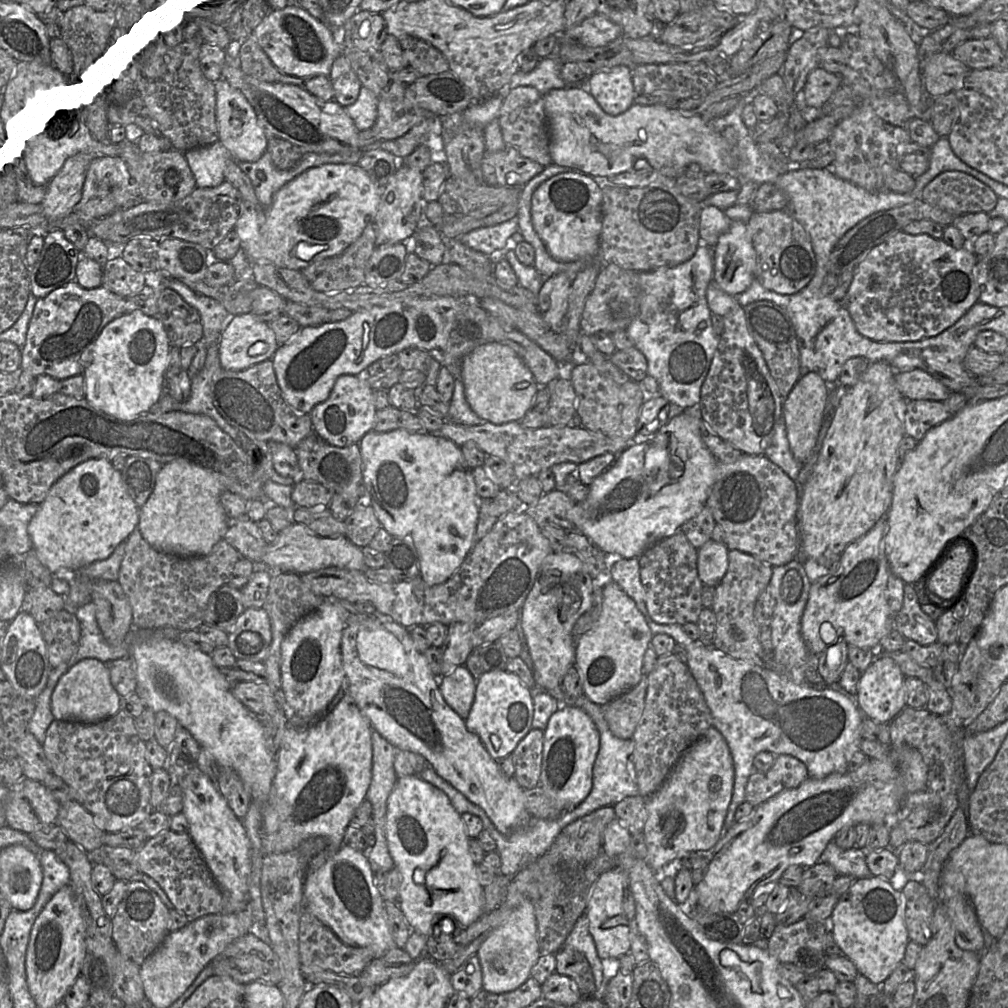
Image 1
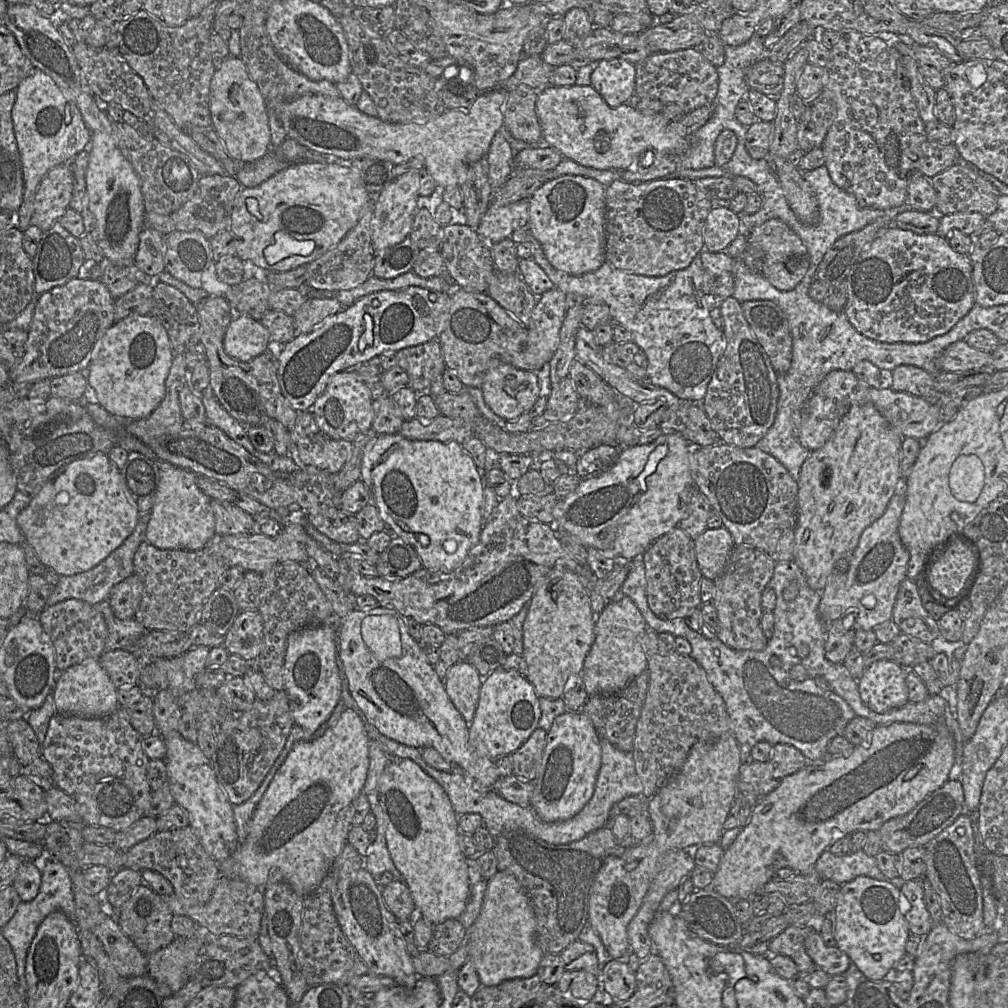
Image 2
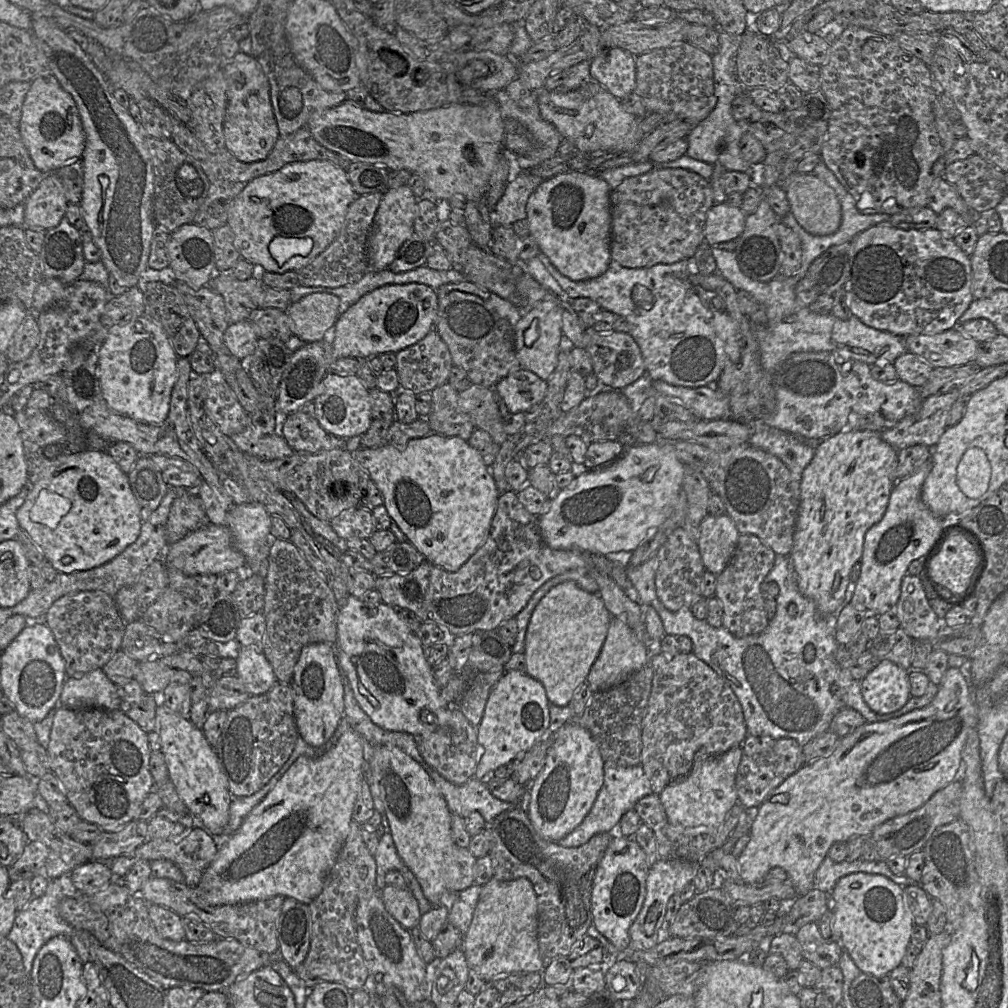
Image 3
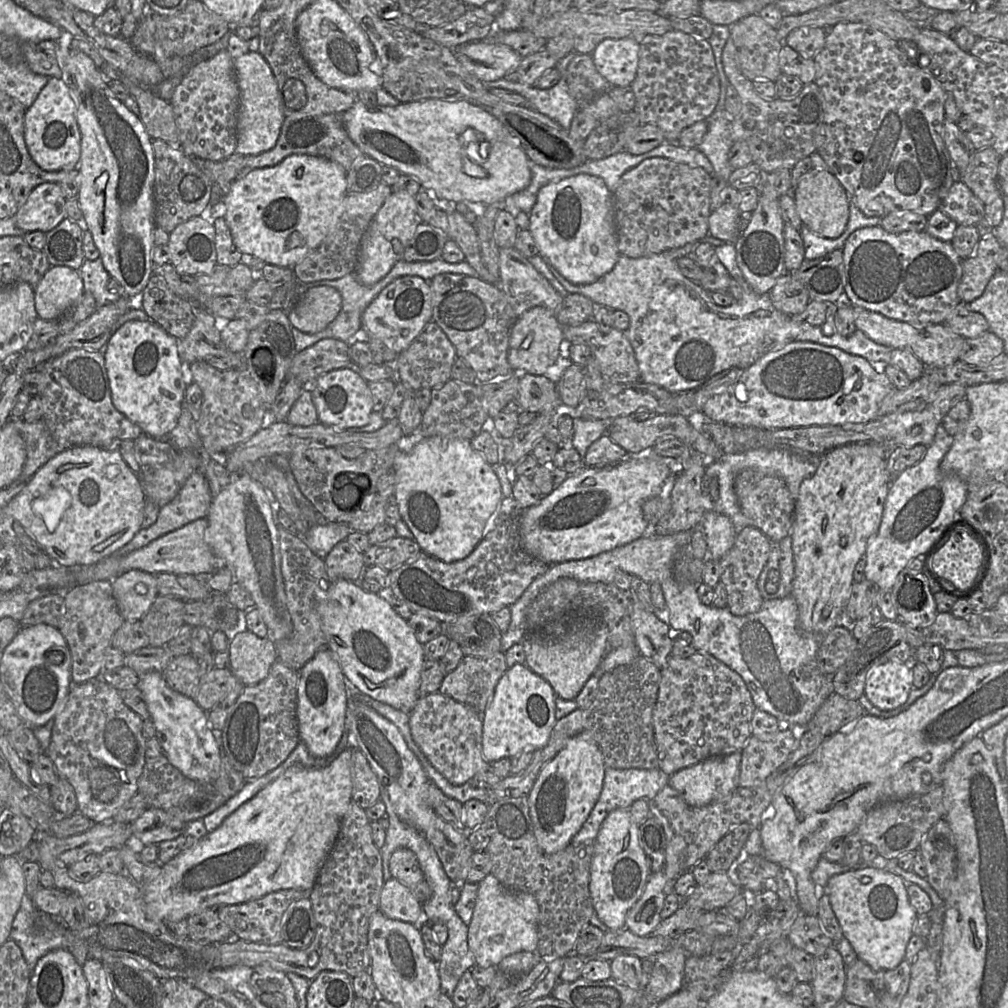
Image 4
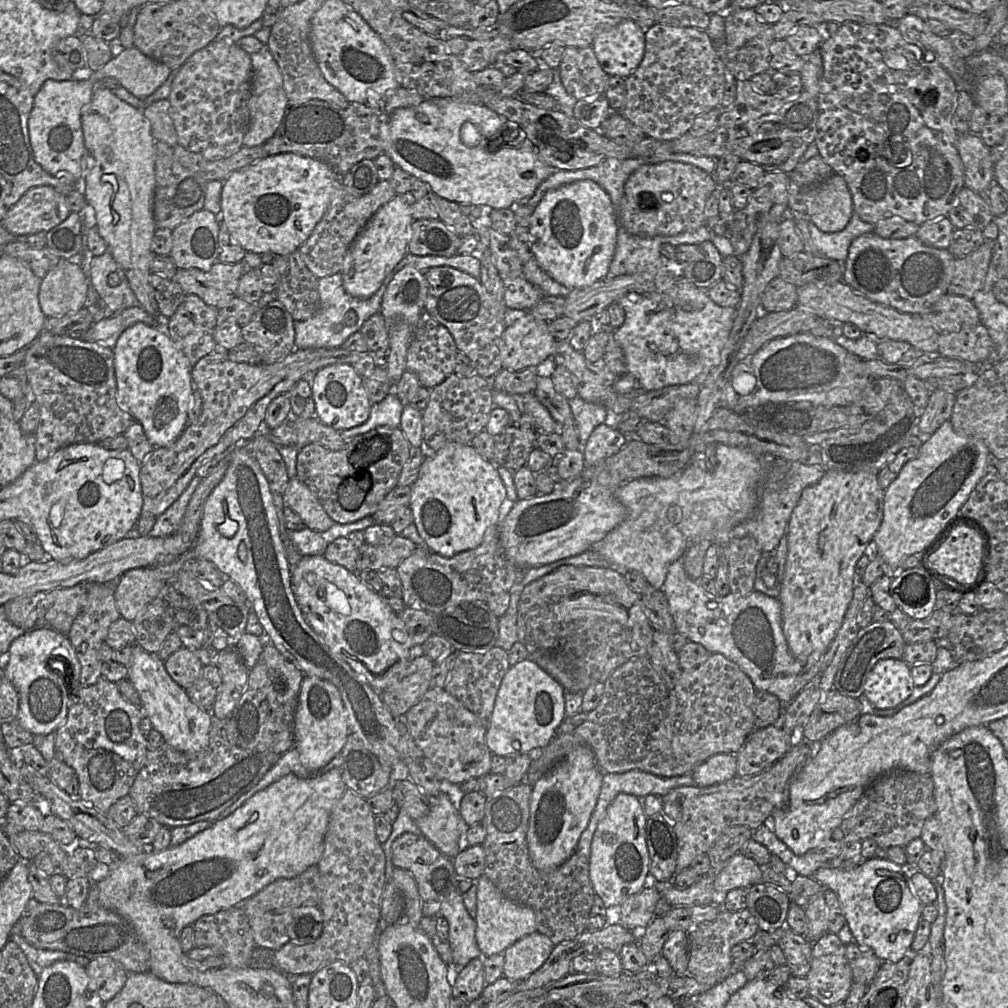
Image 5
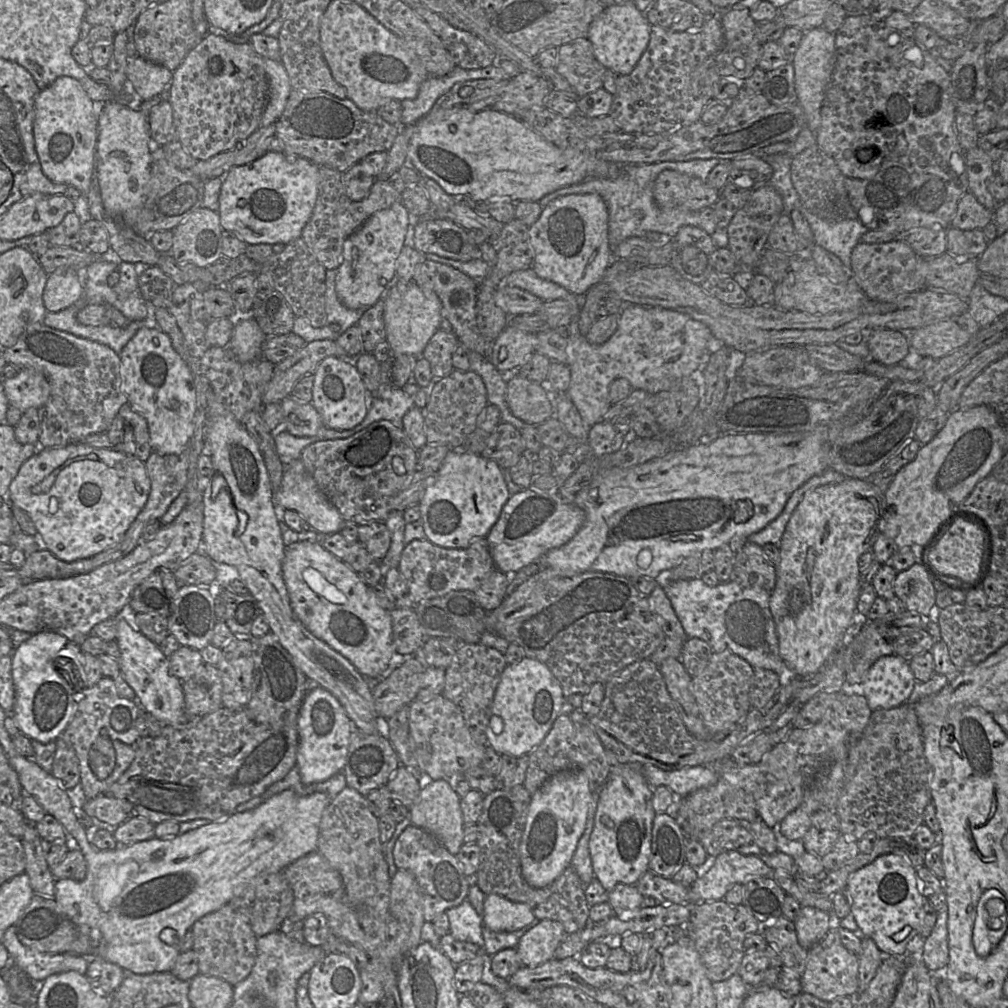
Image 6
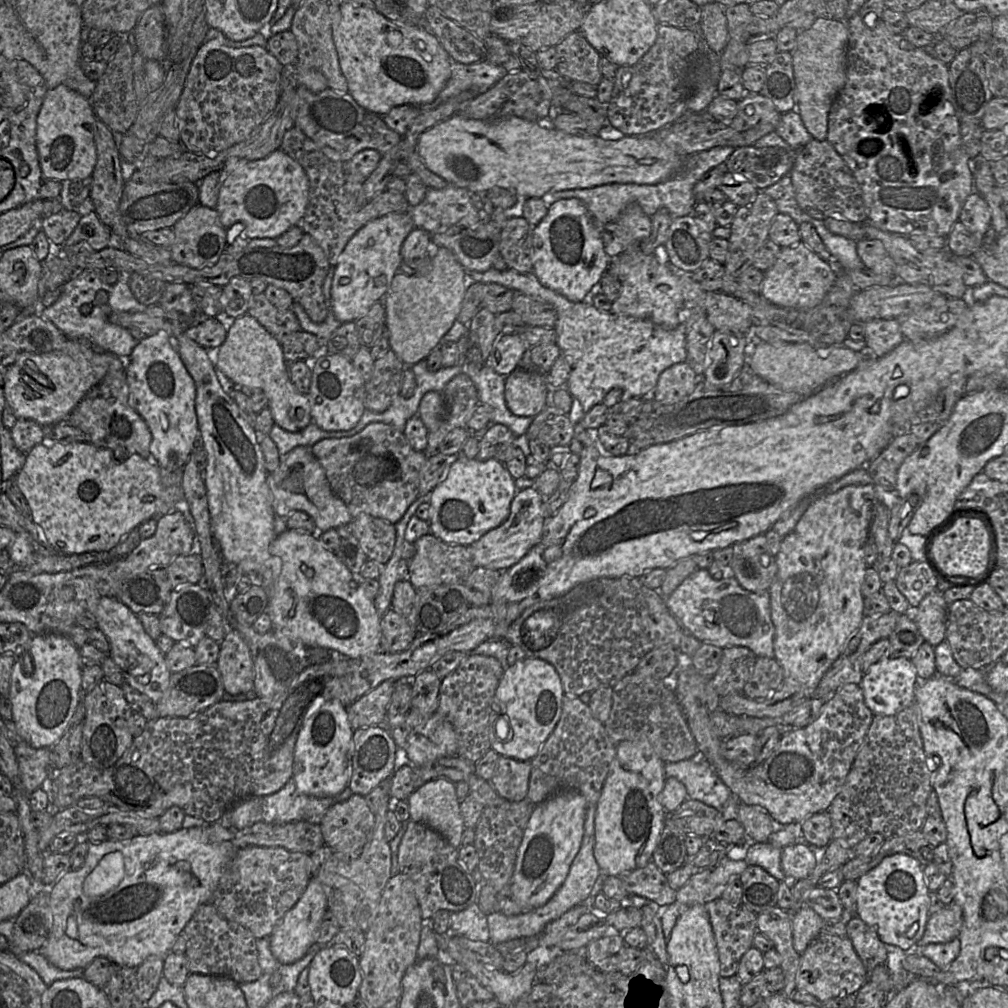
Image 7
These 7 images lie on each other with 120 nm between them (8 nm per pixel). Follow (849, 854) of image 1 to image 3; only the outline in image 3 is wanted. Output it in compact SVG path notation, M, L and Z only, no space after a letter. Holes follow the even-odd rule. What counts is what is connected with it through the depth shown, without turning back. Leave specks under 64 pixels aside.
M826 856L816 871L814 887L823 892L830 893L840 878L857 872L883 875L902 887L911 884L910 879L904 874L893 874L888 868L886 861L881 859L866 861L860 858L855 861L835 862L829 856Z

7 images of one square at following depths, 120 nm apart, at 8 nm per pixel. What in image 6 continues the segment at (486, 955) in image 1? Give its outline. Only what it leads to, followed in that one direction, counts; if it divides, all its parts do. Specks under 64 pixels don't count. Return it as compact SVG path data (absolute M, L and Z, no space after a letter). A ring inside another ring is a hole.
M488 894L484 900L483 926L495 932L513 932L531 925L535 917L528 905L510 901L496 894Z

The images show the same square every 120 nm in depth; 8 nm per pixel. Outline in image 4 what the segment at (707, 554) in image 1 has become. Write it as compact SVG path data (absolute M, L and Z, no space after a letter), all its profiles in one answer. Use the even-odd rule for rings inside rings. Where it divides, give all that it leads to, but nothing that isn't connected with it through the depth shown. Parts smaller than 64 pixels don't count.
M714 511L704 514L701 525L708 546L708 557L720 561L733 546L737 530L727 516Z

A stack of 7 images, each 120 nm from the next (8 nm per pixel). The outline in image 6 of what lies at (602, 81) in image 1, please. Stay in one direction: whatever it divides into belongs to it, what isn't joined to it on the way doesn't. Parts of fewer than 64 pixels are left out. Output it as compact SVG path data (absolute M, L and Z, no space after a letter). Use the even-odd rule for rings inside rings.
M606 4L605 9L591 22L587 37L596 59L619 75L628 75L636 67L650 40L651 24L645 13L633 4Z

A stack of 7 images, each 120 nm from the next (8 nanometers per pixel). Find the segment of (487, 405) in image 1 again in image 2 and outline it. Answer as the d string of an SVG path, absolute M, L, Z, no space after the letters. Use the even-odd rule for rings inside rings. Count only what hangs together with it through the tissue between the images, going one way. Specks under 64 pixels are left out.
M493 360L481 391L485 403L498 417L514 420L528 413L539 396L544 394L544 380L534 371Z

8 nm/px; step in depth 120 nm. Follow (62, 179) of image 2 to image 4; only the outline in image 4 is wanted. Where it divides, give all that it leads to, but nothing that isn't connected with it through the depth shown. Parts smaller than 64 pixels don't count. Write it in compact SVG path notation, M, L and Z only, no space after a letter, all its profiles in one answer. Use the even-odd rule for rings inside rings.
M51 182L38 185L14 217L17 226L25 233L48 233L66 217L66 198L61 187Z

